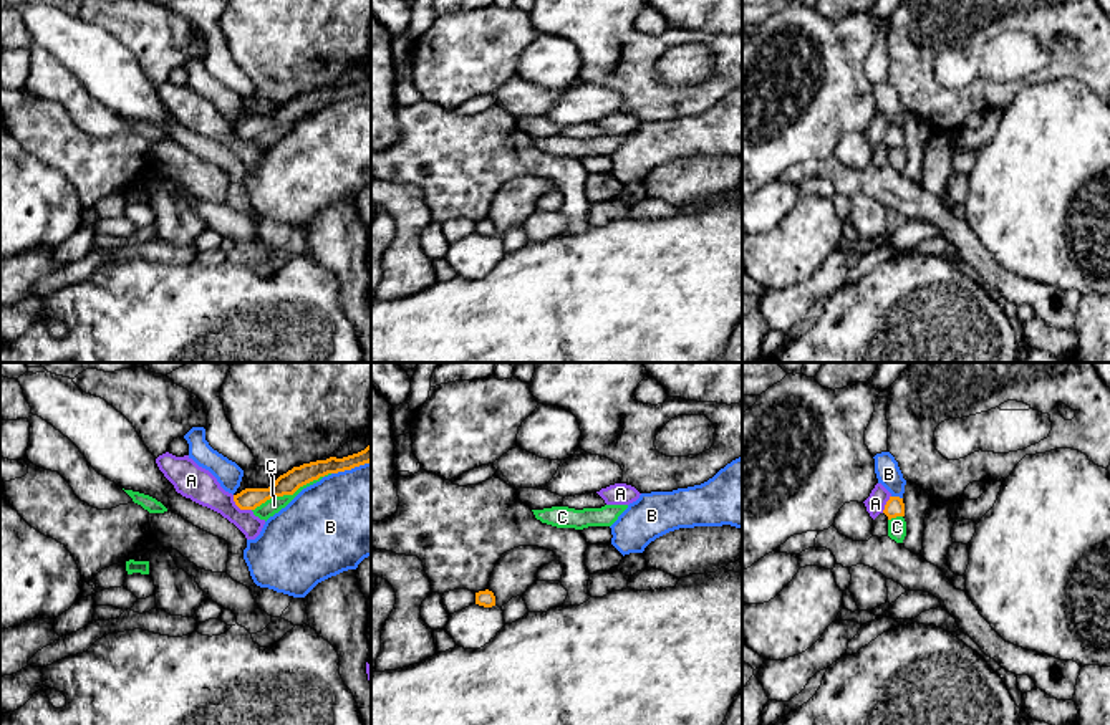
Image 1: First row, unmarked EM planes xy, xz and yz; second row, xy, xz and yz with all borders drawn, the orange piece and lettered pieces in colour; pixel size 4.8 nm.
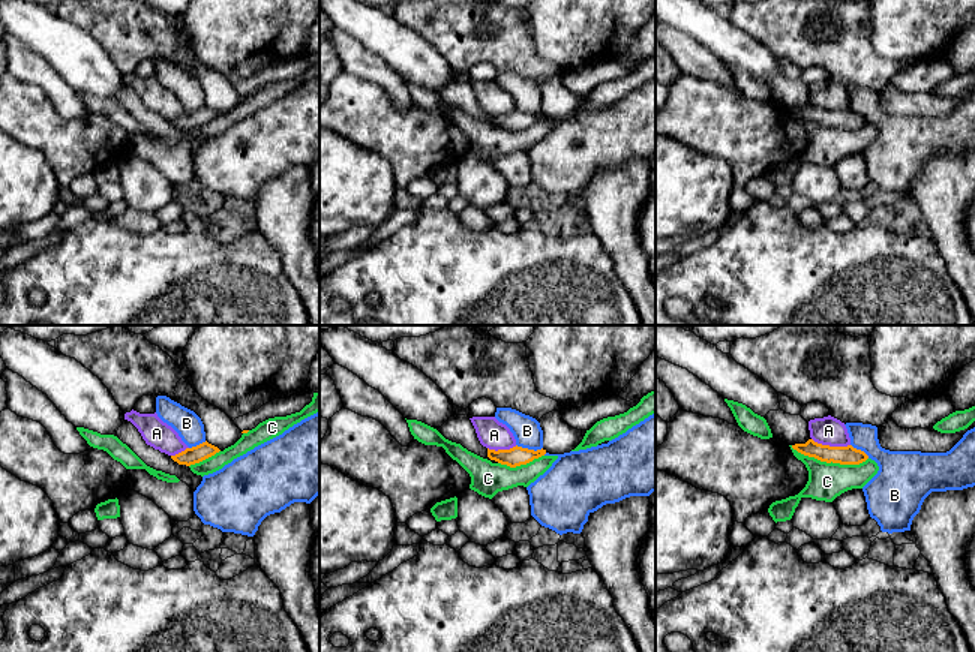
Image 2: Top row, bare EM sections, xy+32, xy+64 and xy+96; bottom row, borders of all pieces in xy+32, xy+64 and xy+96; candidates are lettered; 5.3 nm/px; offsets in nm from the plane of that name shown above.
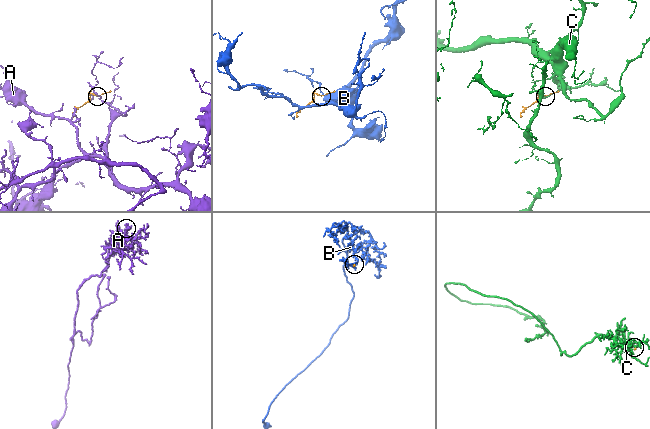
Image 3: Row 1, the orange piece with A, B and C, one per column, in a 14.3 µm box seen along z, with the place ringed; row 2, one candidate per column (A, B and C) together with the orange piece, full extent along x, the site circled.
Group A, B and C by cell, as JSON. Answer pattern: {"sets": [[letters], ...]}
{"sets": [["A"], ["B"], ["C"]]}

